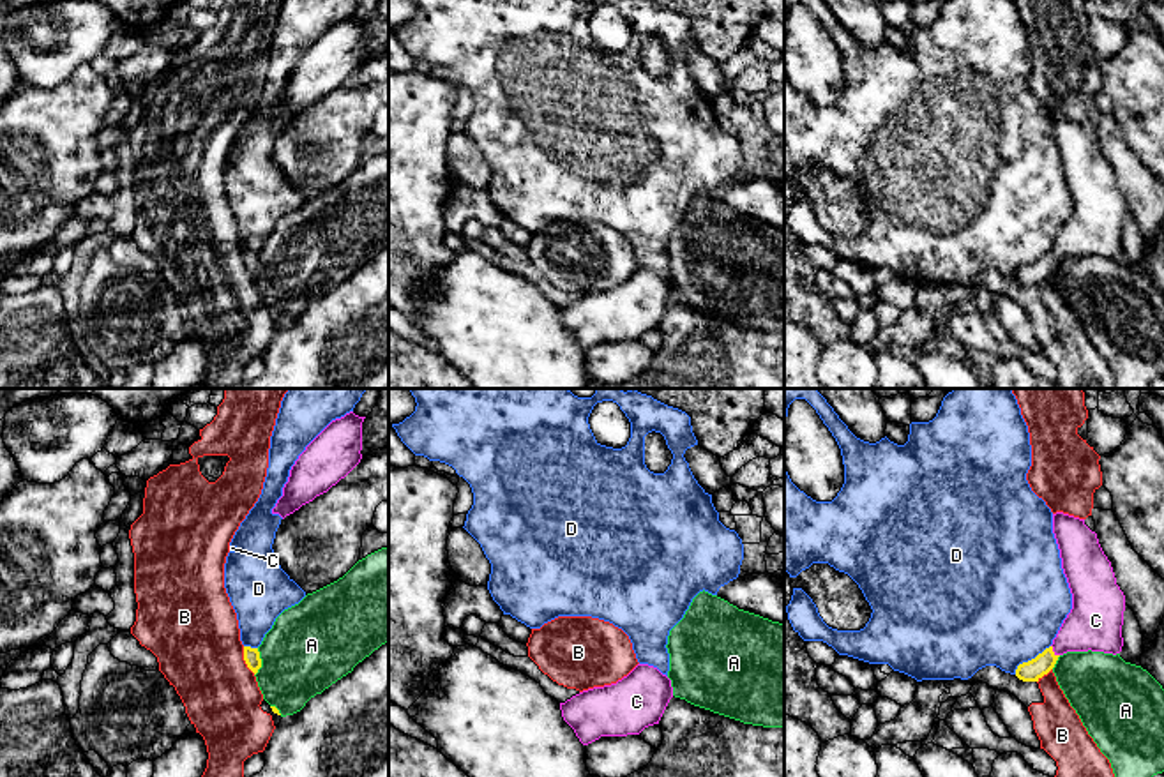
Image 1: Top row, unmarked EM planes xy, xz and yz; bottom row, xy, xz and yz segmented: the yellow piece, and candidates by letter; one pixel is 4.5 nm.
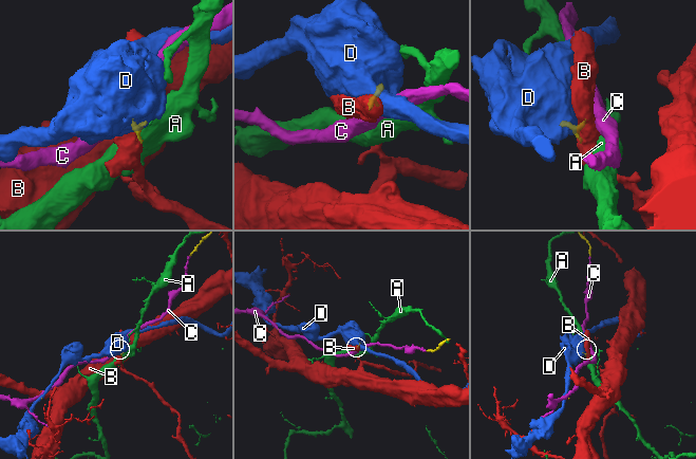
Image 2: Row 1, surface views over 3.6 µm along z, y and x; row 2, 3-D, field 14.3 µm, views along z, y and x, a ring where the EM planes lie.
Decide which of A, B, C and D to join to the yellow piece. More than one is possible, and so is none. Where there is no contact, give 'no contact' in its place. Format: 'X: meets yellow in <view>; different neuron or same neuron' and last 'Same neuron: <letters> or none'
A: meets yellow in xy; different neuron
B: meets yellow in xy; different neuron
C: meets yellow in yz; same neuron
D: meets yellow in yz; different neuron
Same neuron: C

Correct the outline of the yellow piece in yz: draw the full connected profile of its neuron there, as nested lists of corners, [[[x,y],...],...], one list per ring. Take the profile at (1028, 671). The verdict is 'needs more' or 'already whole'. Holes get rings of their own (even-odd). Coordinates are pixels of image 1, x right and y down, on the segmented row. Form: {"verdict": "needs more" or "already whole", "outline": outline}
{"verdict": "needs more", "outline": [[[1063,512],[1053,514],[1053,533],[1072,593],[1072,609],[1053,645],[1017,666],[1016,676],[1023,682],[1039,682],[1067,652],[1092,650],[1116,655],[1123,646],[1125,595],[1116,585],[1097,533],[1085,524],[1085,519]]]}

